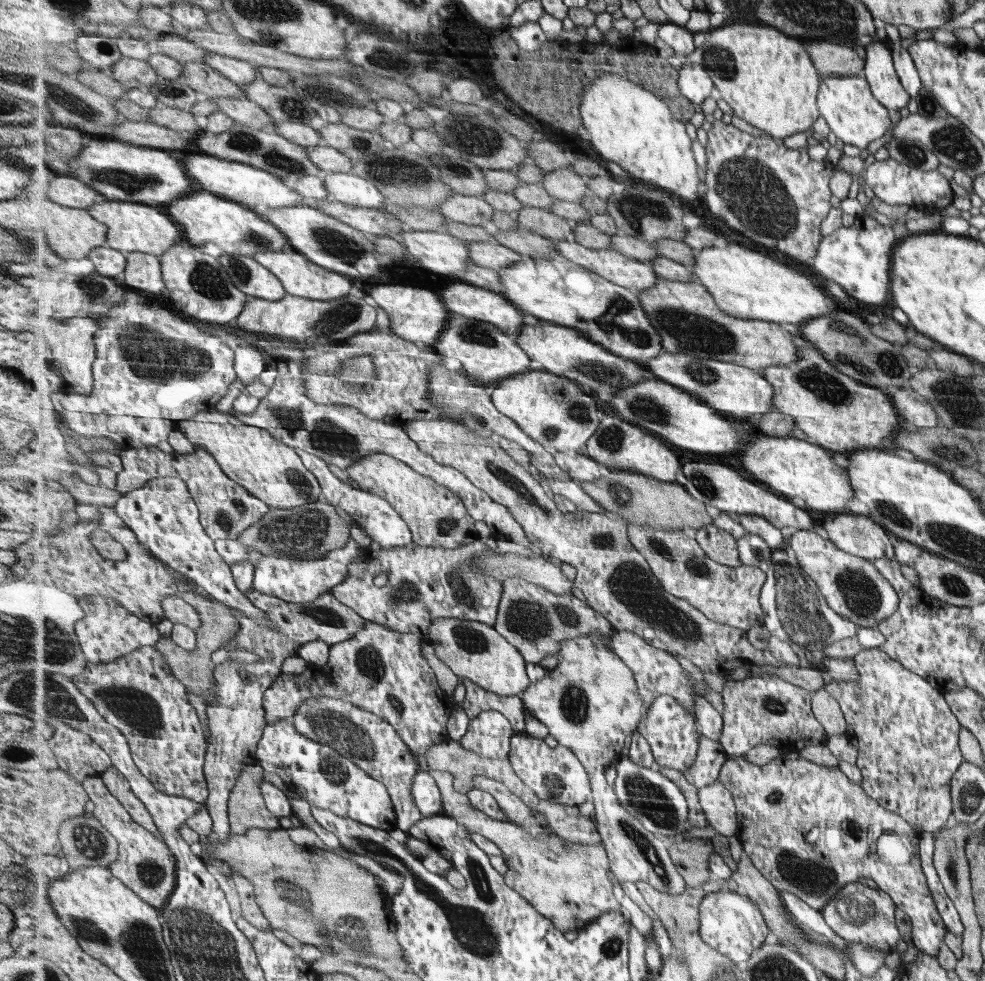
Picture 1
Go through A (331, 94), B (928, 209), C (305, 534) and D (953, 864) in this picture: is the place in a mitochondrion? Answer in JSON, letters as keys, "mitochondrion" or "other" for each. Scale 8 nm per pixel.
{"A":"mitochondrion","B":"other","C":"mitochondrion","D":"mitochondrion"}

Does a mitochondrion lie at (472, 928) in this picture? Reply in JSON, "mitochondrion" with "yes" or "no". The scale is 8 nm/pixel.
{"mitochondrion":"yes"}

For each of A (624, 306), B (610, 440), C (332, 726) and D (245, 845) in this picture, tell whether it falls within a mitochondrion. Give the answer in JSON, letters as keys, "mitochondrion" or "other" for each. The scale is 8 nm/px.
{"A":"mitochondrion","B":"mitochondrion","C":"mitochondrion","D":"other"}

